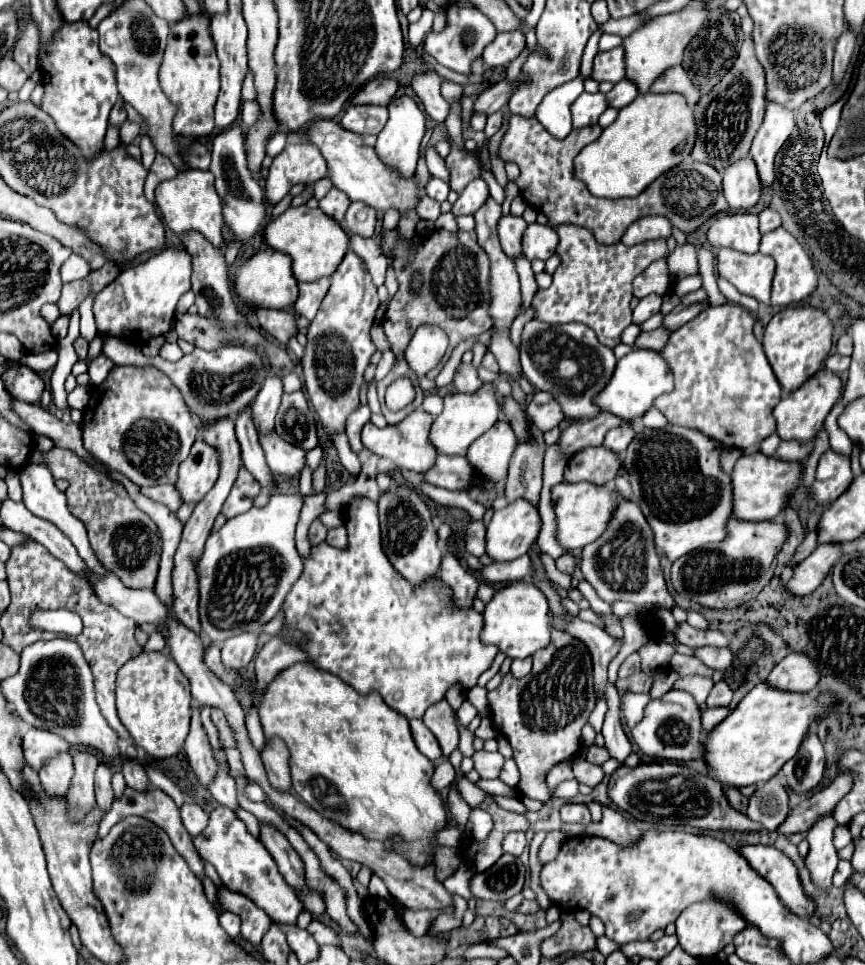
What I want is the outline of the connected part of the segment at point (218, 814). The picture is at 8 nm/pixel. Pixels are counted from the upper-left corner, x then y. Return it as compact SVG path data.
M223 806L215 808L209 814L207 828L193 838L193 844L199 850L199 856L215 866L219 878L231 892L239 892L251 898L259 908L263 908L271 916L271 920L279 920L283 924L295 924L297 914L303 910L299 898L295 896L295 892L291 892L291 888L279 874L277 864L267 852L267 848L247 832L245 824L235 816L235 812Z

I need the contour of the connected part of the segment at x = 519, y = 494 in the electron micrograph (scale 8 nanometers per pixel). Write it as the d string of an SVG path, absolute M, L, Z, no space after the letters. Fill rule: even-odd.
M533 428L533 432L537 434L535 446L521 442L519 448L515 450L515 456L511 458L511 468L509 468L507 488L505 488L507 500L527 498L533 504L539 502L545 442L543 436L537 432L537 428Z

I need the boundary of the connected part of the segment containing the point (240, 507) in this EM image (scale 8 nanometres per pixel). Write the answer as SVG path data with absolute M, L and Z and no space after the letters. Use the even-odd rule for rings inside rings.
M245 468L239 470L239 476L233 484L229 498L223 504L225 516L237 516L247 512L253 506L253 498L259 494L259 482Z

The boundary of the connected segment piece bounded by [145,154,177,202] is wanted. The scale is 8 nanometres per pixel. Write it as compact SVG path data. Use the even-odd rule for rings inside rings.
M157 154L155 162L153 162L151 170L149 170L147 182L145 182L145 198L147 198L149 202L155 202L155 188L157 188L161 182L165 182L165 180L169 180L169 178L175 178L175 176L177 176L175 166L173 166L169 160L165 160L165 156L159 156L159 154Z

